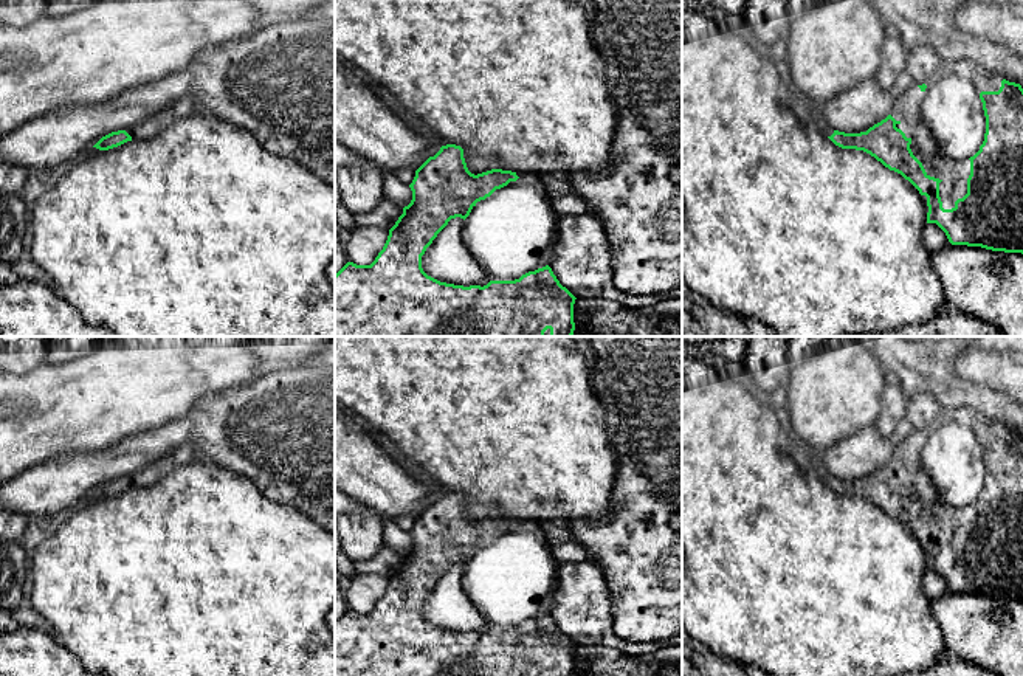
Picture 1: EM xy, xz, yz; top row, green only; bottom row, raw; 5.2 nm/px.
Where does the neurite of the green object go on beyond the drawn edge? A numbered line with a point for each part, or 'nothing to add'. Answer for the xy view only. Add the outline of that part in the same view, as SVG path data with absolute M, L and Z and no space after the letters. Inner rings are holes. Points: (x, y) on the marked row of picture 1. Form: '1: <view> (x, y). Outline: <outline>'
1: xy (157, 123). Outline: M183 96L126 132L132 136L132 140L149 140L167 129L175 121L186 118L194 110L197 110L195 102L189 96Z

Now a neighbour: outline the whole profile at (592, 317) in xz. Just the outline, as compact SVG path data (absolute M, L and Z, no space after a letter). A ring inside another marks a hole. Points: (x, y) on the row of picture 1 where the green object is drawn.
M575 299L572 336L682 336L682 316L643 316L606 299Z

